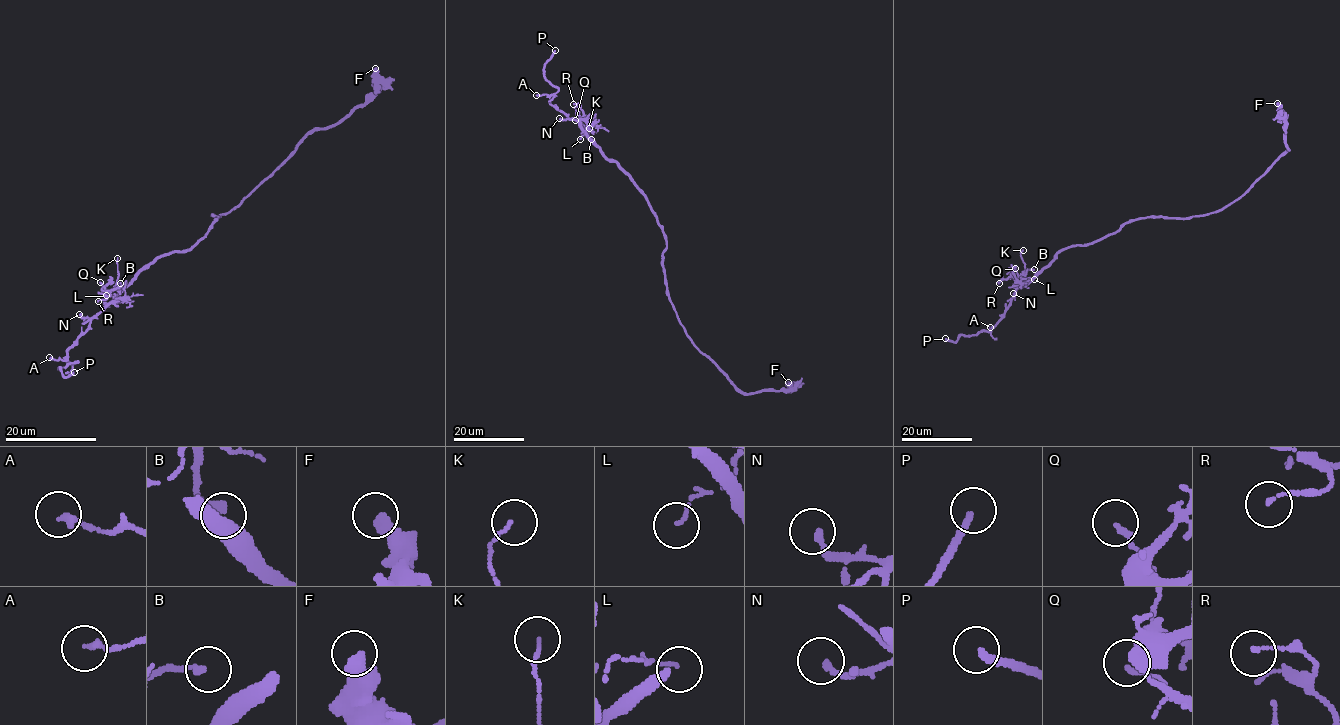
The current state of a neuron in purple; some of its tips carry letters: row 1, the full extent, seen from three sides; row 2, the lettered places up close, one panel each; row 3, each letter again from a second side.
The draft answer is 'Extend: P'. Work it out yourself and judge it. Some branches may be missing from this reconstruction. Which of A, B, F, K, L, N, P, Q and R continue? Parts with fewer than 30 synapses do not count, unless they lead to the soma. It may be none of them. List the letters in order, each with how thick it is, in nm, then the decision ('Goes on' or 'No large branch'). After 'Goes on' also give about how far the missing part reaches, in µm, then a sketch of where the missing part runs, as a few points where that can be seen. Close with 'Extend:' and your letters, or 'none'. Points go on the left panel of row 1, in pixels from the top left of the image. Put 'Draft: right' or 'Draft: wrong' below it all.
A: Thickness 190 nm. No large branch
B: Thickness 150 nm. No large branch
F: Thickness 420 nm. No large branch
K: Thickness 80 nm. No large branch
L: Thickness 100 nm. No large branch
N: Thickness 200 nm. No large branch
P: Thickness 200 nm. Goes on. Missing length about 20 µm. Course of what is missing: (74, 372), (80, 354), (99, 329)
Q: Thickness 170 nm. No large branch
R: Thickness 110 nm. No large branch
Extend: P
Draft: right

